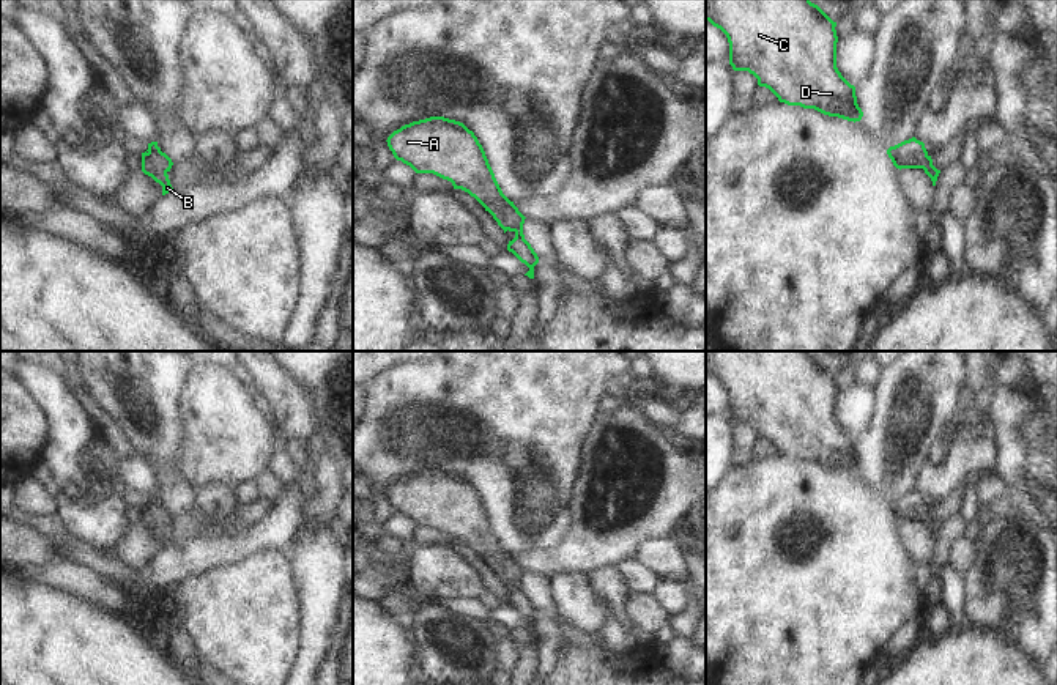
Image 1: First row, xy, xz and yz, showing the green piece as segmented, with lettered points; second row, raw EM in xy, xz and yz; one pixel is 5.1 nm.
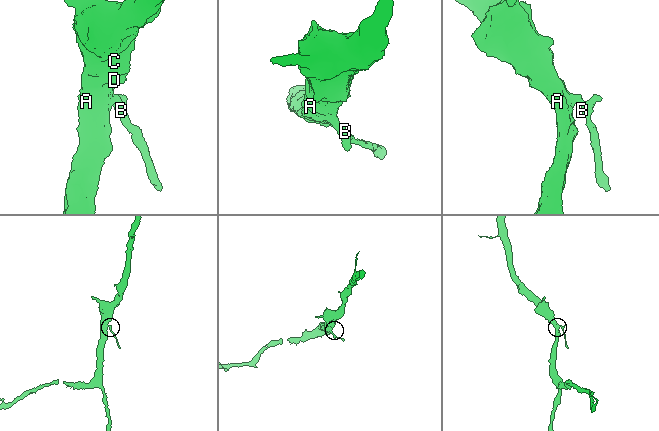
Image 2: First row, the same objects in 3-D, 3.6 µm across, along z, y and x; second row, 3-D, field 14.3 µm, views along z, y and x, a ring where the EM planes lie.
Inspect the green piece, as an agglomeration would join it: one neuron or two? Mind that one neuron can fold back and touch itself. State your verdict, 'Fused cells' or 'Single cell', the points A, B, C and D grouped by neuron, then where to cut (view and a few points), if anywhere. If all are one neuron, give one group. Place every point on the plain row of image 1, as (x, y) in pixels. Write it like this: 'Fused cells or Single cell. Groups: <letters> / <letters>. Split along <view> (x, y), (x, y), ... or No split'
Single cell. Groups: A B C D. No split.

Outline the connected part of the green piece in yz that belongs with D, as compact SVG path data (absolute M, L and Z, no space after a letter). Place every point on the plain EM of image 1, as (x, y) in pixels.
M706 351L706 373L726 387L732 422L753 427L780 455L862 472L855 439L836 420L836 375L810 351Z

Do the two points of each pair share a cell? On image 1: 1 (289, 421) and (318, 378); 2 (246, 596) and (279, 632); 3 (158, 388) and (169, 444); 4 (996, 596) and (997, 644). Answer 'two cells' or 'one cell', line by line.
1: two cells
2: one cell
3: one cell
4: two cells

